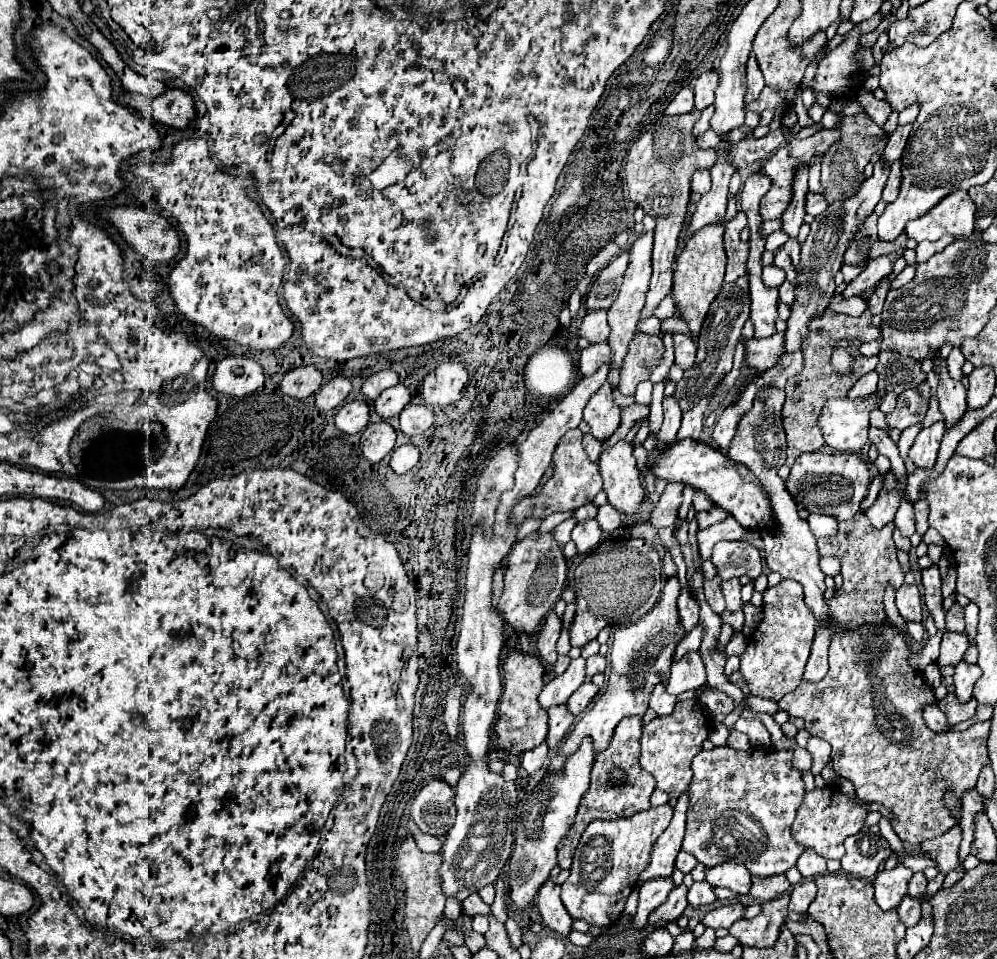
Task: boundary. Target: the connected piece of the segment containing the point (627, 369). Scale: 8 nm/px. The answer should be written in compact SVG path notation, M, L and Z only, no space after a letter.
M638 333L630 341L624 365L620 369L618 391L624 395L634 395L636 385L650 377L652 369L660 363L662 353L664 353L664 345L658 335Z

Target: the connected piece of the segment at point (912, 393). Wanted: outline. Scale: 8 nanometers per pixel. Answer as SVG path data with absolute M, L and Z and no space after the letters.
M922 383L916 389L908 389L898 395L898 403L892 413L886 415L886 425L890 429L904 431L906 427L922 423L930 403L930 387L928 383Z

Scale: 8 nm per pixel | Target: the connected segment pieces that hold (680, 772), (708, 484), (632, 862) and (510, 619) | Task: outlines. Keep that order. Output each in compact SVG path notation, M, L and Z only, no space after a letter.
M696 697L678 701L670 715L656 717L644 725L642 737L640 737L640 745L642 745L640 765L642 765L642 769L646 769L648 773L654 775L658 789L666 791L674 799L688 789L690 779L692 779L690 763L692 763L694 755L698 751L702 751L702 743L708 737L708 729L710 729L710 719L706 717L706 713Z
M682 439L664 449L656 447L648 457L648 471L652 471L656 477L662 477L666 481L680 481L704 491L718 507L728 511L746 529L756 531L760 527L772 525L770 503L758 479L744 465L726 459L718 449L712 449L702 441Z
M666 803L666 805L660 805L660 807L646 809L642 813L626 817L626 819L612 819L612 821L594 819L586 827L582 837L580 837L578 849L574 851L574 863L572 863L572 869L570 869L570 877L562 885L562 903L564 903L566 911L574 919L584 919L584 921L588 921L590 925L596 925L596 927L610 927L610 925L614 925L620 919L622 911L624 911L628 895L636 887L636 881L638 881L640 873L648 865L652 843L668 827L672 815L674 815L674 807L670 803Z
M532 533L512 547L506 557L506 567L508 569L504 575L502 619L508 627L532 635L542 625L544 615L554 609L554 603L562 595L566 581L566 561L562 555L562 547L556 545L550 535L538 537L536 533Z

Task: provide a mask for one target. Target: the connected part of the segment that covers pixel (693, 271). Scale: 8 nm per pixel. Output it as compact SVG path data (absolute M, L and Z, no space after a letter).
M706 225L704 229L696 231L690 241L686 241L686 247L676 257L674 263L674 287L672 297L676 303L678 315L688 323L690 339L698 341L698 333L702 329L702 321L706 319L708 307L718 295L718 291L724 285L724 267L726 267L726 253L722 245L724 225Z

